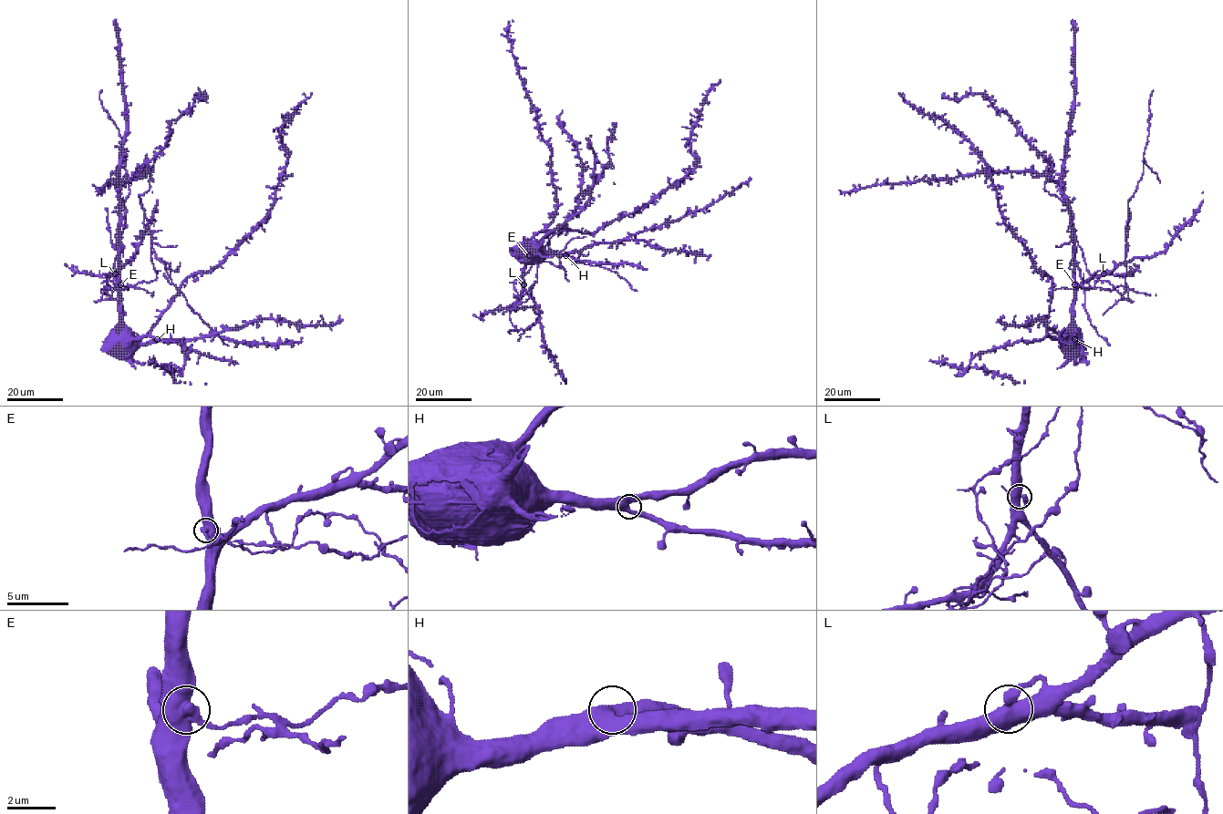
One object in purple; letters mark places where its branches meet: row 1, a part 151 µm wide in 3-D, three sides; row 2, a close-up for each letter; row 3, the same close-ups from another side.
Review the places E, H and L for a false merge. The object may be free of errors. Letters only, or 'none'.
E

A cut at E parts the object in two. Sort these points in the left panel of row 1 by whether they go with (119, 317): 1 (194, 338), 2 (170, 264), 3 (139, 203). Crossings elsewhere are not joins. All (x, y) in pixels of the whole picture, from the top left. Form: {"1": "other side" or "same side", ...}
{"1": "same side", "2": "other side", "3": "other side"}

